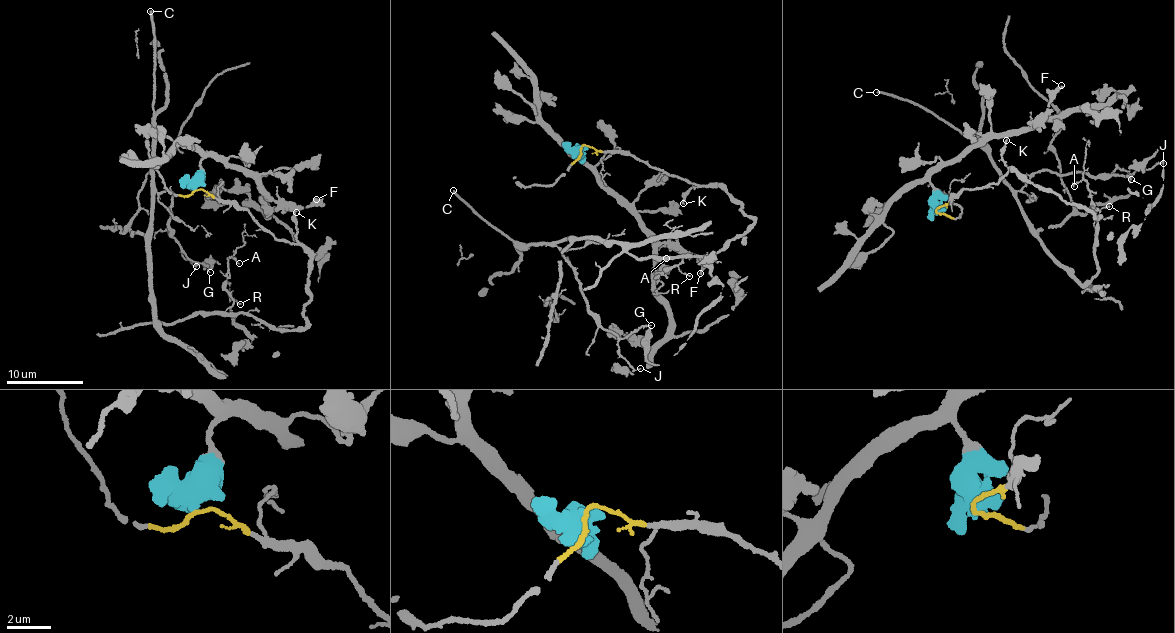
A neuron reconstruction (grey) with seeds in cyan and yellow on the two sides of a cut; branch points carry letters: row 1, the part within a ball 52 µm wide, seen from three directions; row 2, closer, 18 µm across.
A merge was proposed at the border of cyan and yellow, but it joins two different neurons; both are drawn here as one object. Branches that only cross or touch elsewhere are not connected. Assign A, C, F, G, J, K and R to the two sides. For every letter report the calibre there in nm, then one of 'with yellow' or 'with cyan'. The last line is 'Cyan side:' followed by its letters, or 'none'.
A: 130 nm | with yellow
C: 240 nm | with yellow
F: 300 nm | with cyan
G: 120 nm | with yellow
J: 110 nm | with yellow
K: 180 nm | with yellow
R: 130 nm | with yellow
Cyan side: F

